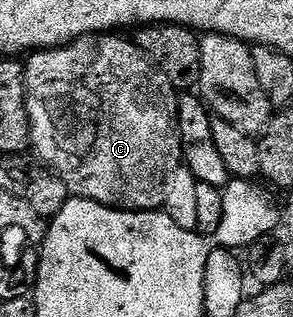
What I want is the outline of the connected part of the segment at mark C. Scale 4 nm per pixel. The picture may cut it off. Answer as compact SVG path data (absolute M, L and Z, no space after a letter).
M96 34L82 36L71 44L63 44L60 48L44 48L36 50L26 57L27 69L27 113L31 123L30 147L40 156L46 167L65 182L68 193L80 200L92 200L107 208L118 208L125 212L153 212L163 207L163 188L171 172L180 167L183 159L182 138L179 135L178 114L181 107L177 90L169 82L169 78L152 64L134 39L122 40L119 34Z

